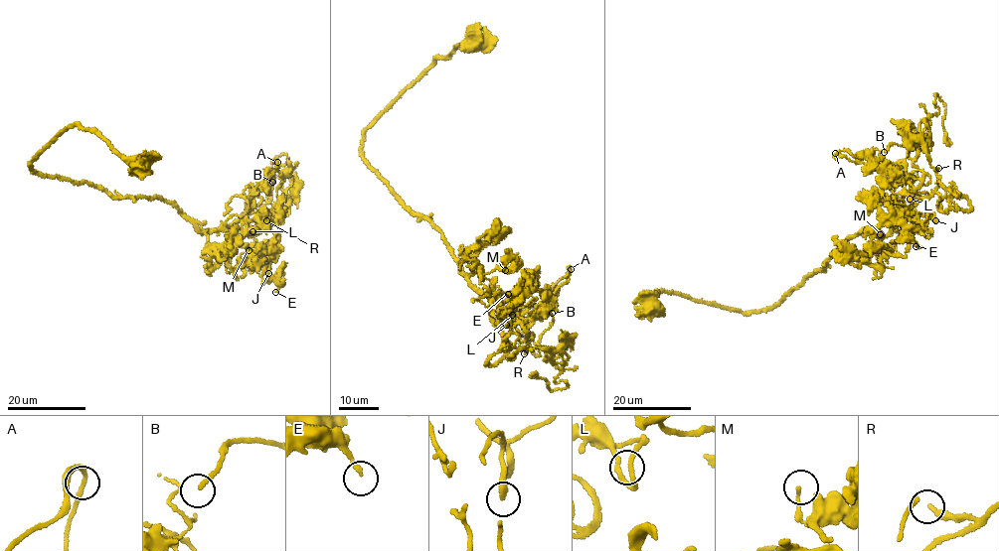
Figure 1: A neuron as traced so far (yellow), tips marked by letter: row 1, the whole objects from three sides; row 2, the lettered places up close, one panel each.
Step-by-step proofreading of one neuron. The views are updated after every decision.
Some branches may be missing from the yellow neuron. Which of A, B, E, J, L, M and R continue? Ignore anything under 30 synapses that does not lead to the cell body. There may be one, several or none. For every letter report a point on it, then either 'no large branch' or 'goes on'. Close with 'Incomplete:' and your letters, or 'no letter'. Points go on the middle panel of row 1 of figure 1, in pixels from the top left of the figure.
A: place (571, 269); no large branch
B: place (552, 313); goes on
E: place (508, 294); no large branch
J: place (506, 325); goes on
L: place (512, 315); no large branch
M: place (505, 270); no large branch
R: place (524, 353); goes on
Incomplete: B, J, R

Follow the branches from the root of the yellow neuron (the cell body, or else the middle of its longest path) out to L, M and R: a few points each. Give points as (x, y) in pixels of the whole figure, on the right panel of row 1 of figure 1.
L: (653, 306), (664, 291), (746, 312), (774, 307), (847, 238), (915, 216), (878, 200), (903, 208), (910, 199)
M: (653, 306), (774, 307), (899, 217), (918, 247), (880, 234)
R: (653, 306), (664, 291), (746, 312), (774, 307), (847, 238), (888, 235), (901, 209), (933, 194), (938, 168)

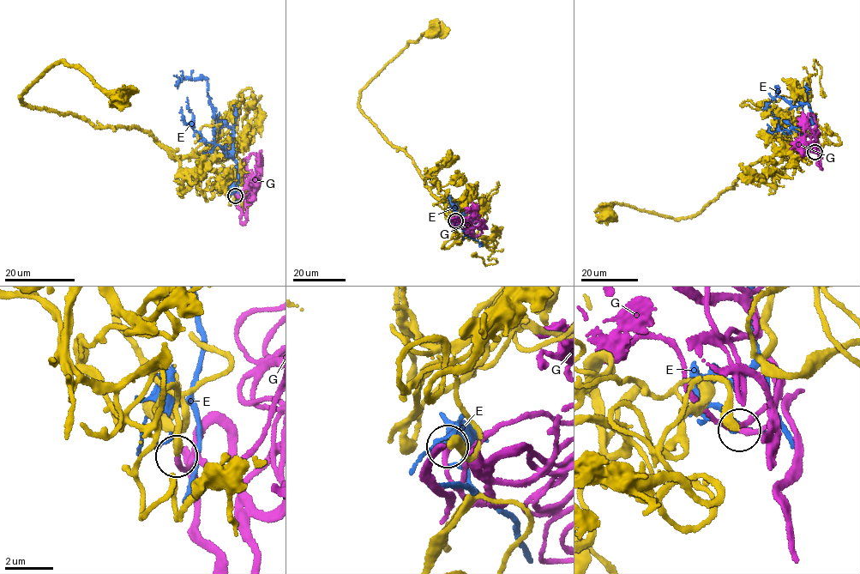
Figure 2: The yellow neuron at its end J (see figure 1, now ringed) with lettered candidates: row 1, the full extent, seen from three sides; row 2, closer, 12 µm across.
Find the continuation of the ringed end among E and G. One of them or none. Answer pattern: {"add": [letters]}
{"add": ["G"]}

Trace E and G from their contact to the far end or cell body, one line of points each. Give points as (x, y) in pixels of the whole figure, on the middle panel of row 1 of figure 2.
E: (456, 220), (466, 234), (474, 238), (468, 229), (473, 219), (475, 222), (460, 220), (455, 205)
G: (455, 220), (460, 226), (467, 224), (465, 226), (468, 232), (475, 236), (471, 235)

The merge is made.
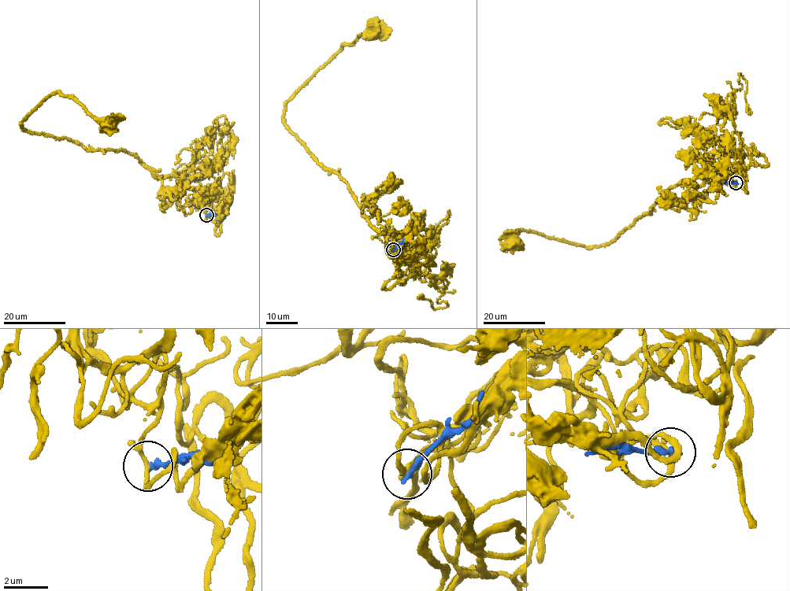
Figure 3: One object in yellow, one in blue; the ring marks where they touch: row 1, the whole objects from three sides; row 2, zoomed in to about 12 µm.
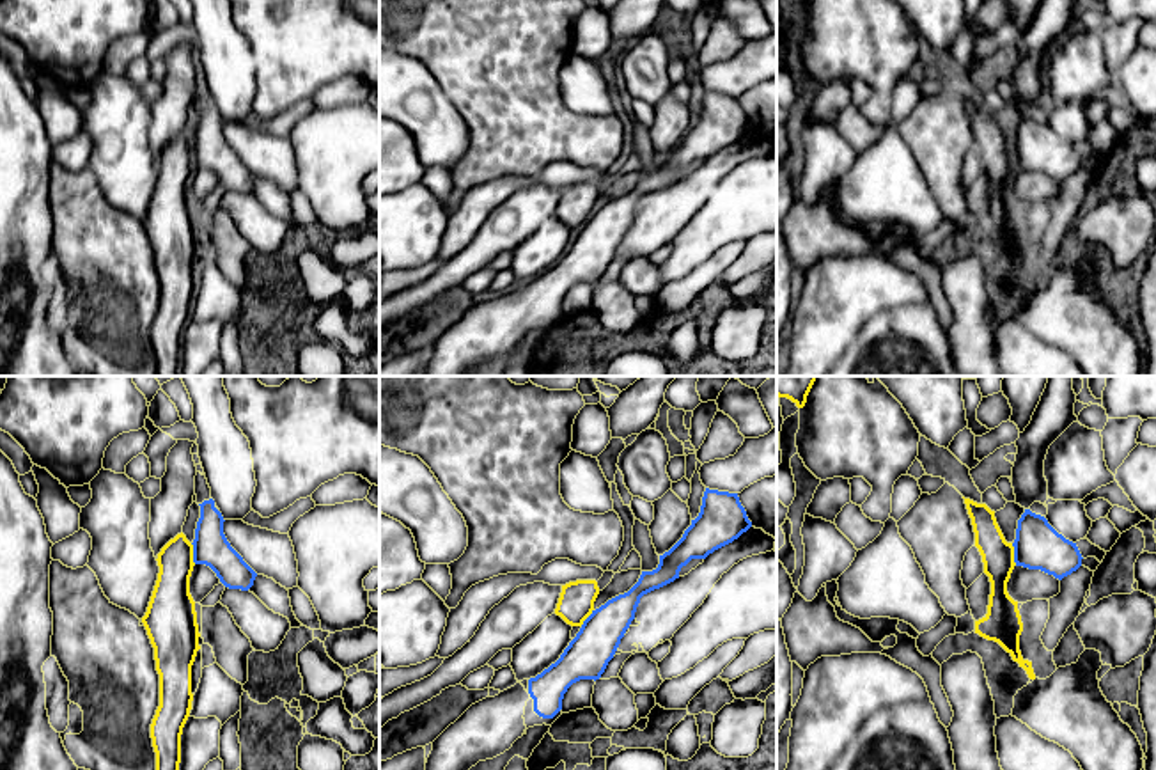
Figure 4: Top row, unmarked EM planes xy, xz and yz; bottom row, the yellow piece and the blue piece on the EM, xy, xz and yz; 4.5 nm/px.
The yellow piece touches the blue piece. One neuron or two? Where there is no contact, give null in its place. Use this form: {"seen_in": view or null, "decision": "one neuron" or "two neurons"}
{"seen_in": "yz", "decision": "two neurons"}

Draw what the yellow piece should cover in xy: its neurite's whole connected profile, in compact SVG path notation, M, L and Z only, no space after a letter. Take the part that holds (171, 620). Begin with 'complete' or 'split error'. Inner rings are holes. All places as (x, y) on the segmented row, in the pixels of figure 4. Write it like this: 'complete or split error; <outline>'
complete; M181 532L158 554L158 580L142 623L154 648L160 706L151 724L156 770L179 770L181 735L191 710L191 665L199 646L190 594L193 545Z

